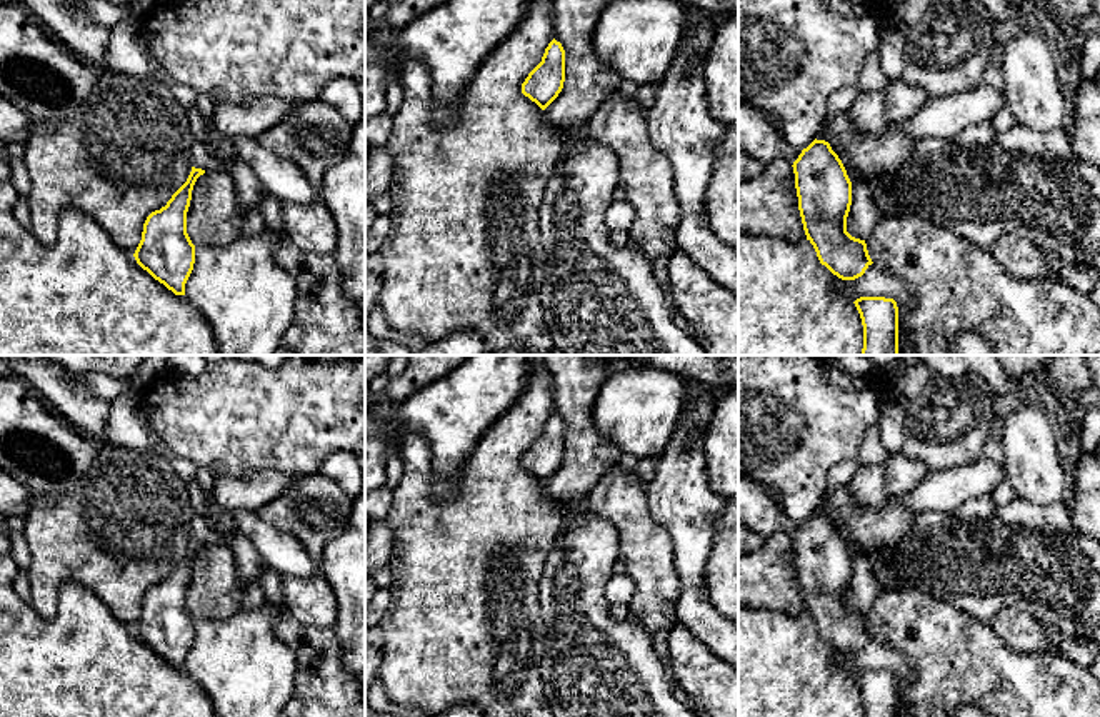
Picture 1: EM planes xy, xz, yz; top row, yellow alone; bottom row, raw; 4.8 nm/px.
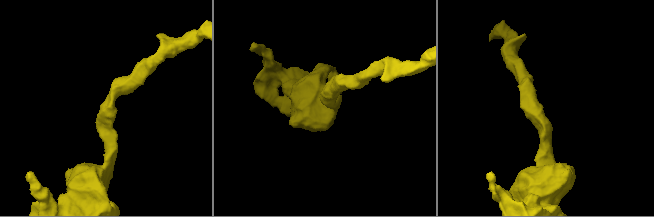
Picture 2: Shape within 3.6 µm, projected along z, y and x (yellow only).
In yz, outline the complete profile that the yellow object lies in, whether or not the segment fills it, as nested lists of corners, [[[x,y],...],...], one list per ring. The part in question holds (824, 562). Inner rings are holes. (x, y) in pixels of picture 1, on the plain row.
[[[813,514],[793,535],[798,584],[807,614],[833,649],[855,654],[873,637],[865,614],[847,605],[852,555],[825,514]]]

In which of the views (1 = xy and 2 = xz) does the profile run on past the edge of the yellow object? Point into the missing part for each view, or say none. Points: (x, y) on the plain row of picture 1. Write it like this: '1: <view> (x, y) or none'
1: none
2: none

